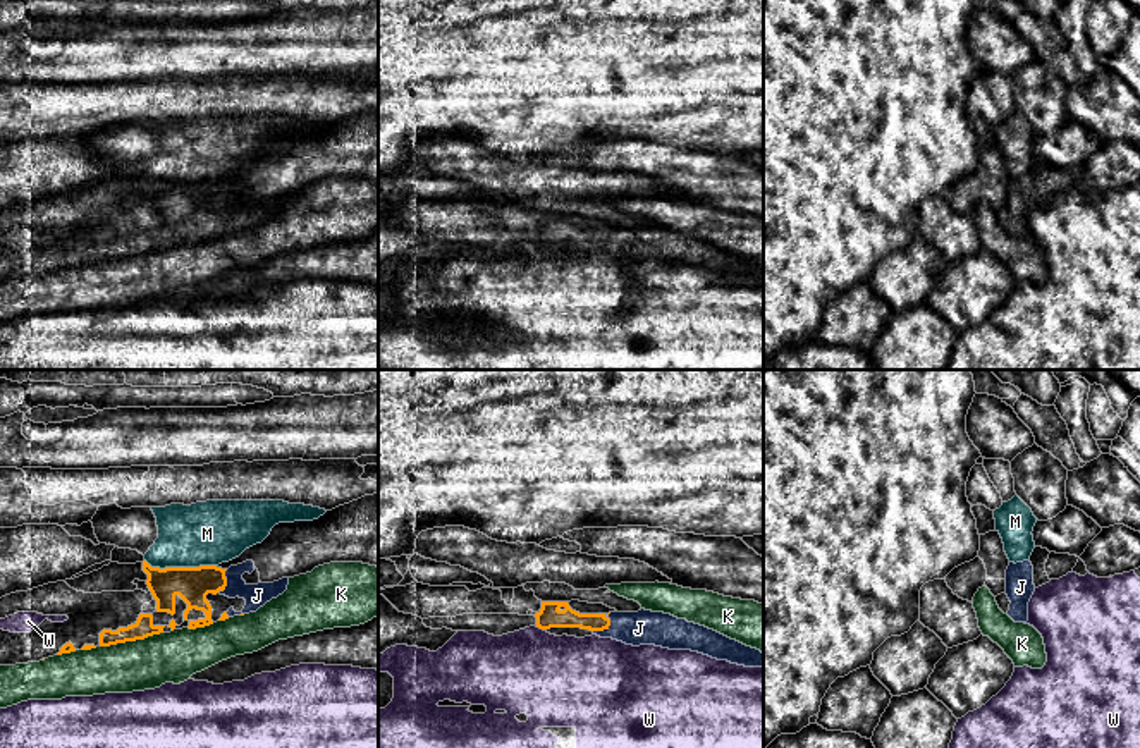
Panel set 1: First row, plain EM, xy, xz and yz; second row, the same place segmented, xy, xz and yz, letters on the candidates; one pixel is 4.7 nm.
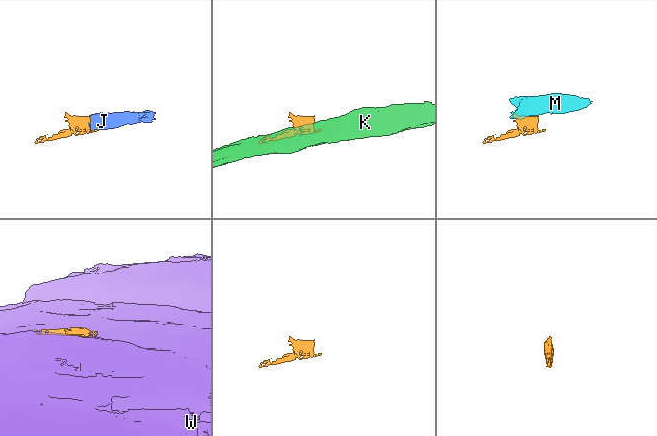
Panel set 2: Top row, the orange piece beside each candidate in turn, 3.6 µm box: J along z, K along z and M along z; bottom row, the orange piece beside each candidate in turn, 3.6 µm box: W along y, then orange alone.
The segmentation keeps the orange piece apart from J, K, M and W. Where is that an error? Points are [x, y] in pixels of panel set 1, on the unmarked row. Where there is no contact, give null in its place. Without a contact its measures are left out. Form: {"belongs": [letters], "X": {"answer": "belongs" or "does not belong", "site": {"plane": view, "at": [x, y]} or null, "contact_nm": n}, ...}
{"belongs": ["J"], "J": {"answer": "belongs", "site": {"plane": "xz", "at": [607, 241]}, "contact_nm": 130}, "K": {"answer": "does not belong", "site": {"plane": "xy", "at": [131, 255]}, "contact_nm": 300}, "M": {"answer": "does not belong", "site": {"plane": "xy", "at": [181, 183]}, "contact_nm": 340}, "W": {"answer": "does not belong", "site": {"plane": "xz", "at": [539, 241]}, "contact_nm": 40}}

